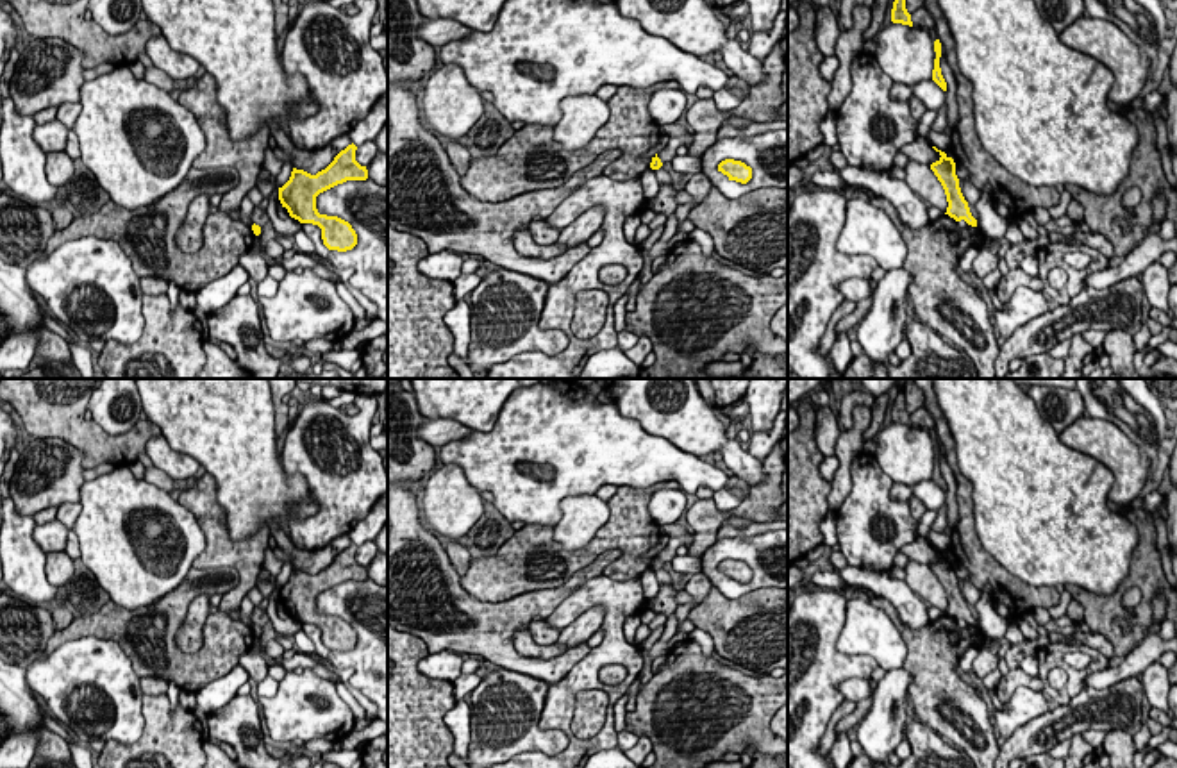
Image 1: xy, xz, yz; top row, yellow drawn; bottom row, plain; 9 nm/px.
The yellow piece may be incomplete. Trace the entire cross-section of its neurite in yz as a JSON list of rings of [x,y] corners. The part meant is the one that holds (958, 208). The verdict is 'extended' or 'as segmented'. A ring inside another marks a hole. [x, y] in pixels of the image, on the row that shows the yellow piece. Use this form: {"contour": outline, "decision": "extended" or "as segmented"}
{"contour": [[[936,146],[932,148],[941,155],[936,163],[931,164],[931,170],[941,182],[947,195],[948,207],[945,214],[954,218],[956,221],[964,220],[968,225],[977,227],[977,220],[972,216],[968,202],[961,193],[954,159],[948,157],[945,152],[938,150]]], "decision": "as segmented"}

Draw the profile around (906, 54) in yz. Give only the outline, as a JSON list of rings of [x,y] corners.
[[[902,23],[884,25],[877,34],[877,63],[895,82],[914,86],[932,80],[934,43],[927,29]]]

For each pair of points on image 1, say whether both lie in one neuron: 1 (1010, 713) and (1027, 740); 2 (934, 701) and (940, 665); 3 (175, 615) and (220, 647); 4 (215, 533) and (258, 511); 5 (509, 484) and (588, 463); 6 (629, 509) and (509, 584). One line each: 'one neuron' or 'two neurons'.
1: two neurons
2: one neuron
3: one neuron
4: two neurons
5: one neuron
6: one neuron

